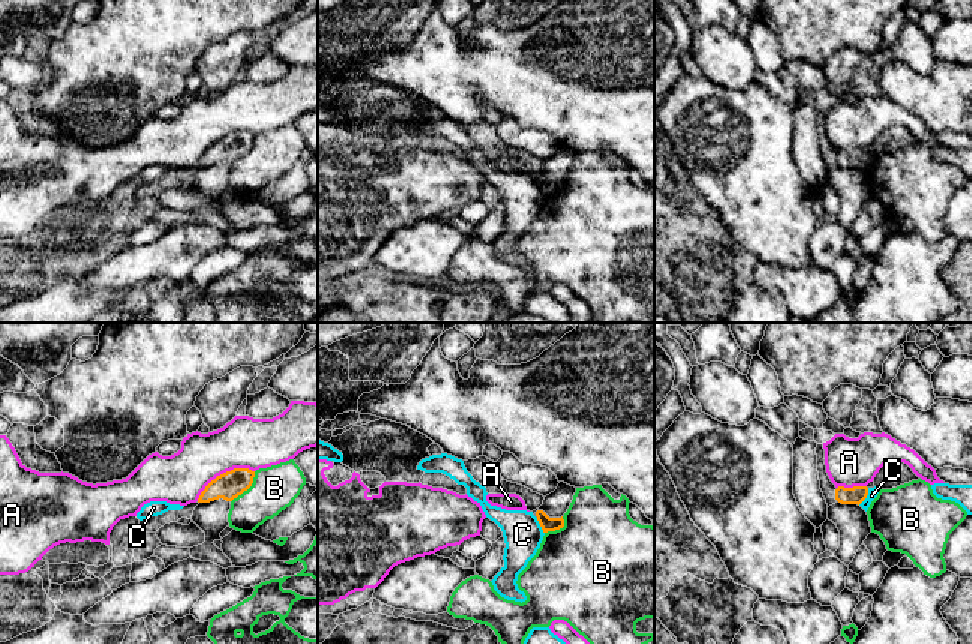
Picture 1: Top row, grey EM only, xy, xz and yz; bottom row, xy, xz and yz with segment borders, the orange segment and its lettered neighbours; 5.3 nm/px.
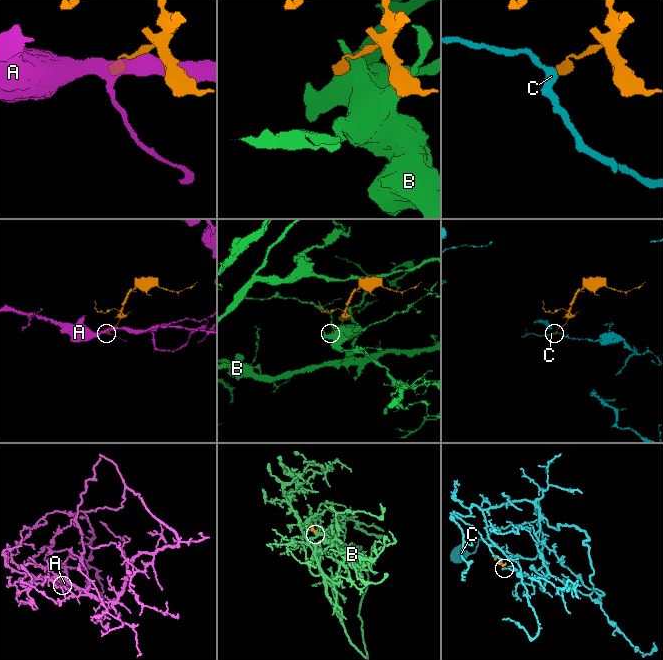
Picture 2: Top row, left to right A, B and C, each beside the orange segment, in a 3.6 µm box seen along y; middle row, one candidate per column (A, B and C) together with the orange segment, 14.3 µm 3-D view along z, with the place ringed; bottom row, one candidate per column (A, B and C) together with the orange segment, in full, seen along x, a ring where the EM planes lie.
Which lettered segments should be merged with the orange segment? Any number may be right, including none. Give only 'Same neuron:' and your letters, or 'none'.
Same neuron: none

